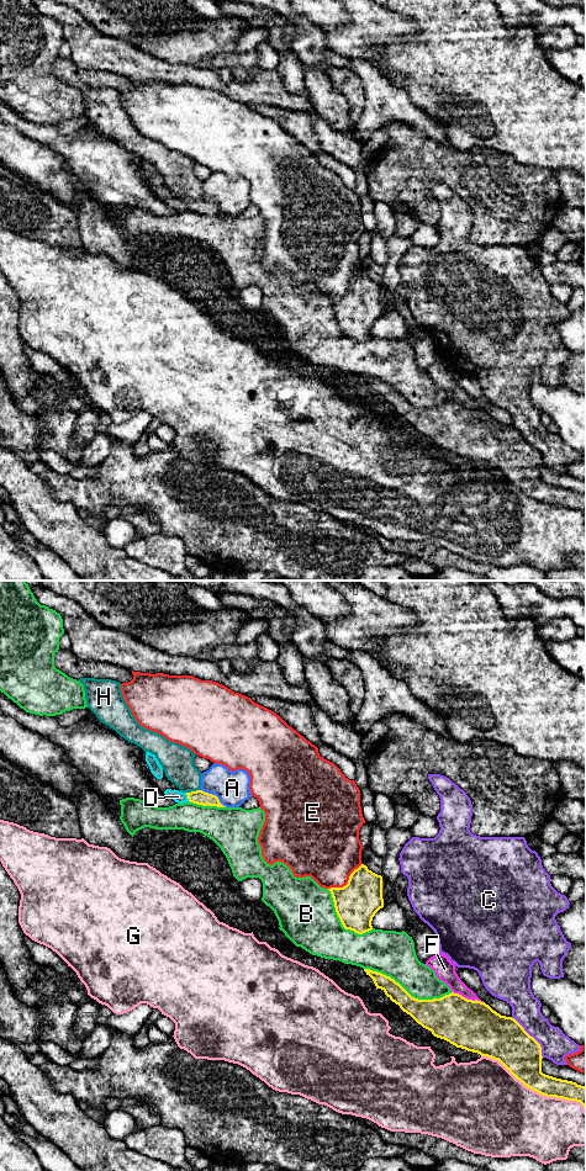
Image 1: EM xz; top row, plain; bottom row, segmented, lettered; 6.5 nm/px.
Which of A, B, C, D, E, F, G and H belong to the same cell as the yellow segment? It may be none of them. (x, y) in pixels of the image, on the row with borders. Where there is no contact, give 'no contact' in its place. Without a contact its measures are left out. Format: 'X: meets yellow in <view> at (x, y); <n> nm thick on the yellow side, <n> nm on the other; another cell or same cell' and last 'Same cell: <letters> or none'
A: meets yellow in xz at (215, 795); 90 nm thick on the yellow side, 220 nm on the other; another cell
B: meets yellow in xz at (407, 992); 220 nm thick on the yellow side, 260 nm on the other; another cell
C: meets yellow in xz at (532, 1037); 300 nm thick on the yellow side, 190 nm on the other; another cell
D: meets yellow in xz at (188, 798); 90 nm thick on the yellow side, 80 nm on the other; another cell
E: meets yellow in xz at (348, 883); 280 nm thick on the yellow side, 420 nm on the other; another cell
F: meets yellow in xz at (466, 999); 320 nm thick on the yellow side, 130 nm on the other; another cell
G: meets yellow in xz at (536, 1091); 260 nm thick on the yellow side, 480 nm on the other; another cell
H: meets yellow in xz at (193, 791); 90 nm thick on the yellow side, 200 nm on the other; same cell
Same cell: H

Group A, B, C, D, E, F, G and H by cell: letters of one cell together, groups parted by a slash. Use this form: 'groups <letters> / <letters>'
groups A / B / C / D / E / F / G / H

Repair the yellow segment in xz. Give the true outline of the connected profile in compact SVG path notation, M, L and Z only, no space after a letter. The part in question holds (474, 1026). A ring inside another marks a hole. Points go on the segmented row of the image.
M364 969L364 971L373 979L376 989L381 989L392 1002L423 1028L431 1030L434 1037L444 1039L456 1048L498 1060L528 1088L547 1097L580 1102L586 1112L586 1087L543 1074L540 1044L514 1018L501 1016L485 1002L468 1000L454 992L440 998L418 1000L390 976L370 969Z

